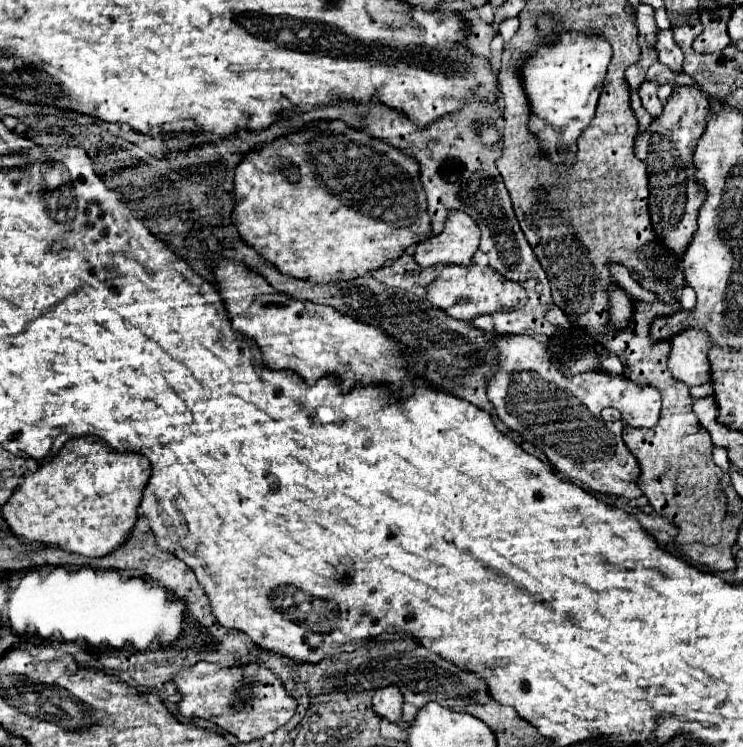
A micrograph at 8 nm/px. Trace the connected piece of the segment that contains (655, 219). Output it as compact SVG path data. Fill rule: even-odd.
M674 88L670 100L664 104L662 114L652 120L646 132L638 132L636 136L636 156L648 168L648 210L652 228L656 238L676 260L684 256L690 240L696 234L698 208L706 198L706 190L694 180L694 150L698 138L706 130L708 108L708 96L700 88Z

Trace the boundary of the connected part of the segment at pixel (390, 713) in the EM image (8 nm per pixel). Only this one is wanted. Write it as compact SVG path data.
M396 684L376 690L376 694L372 698L372 706L374 706L376 714L390 720L390 722L400 722L400 718L402 718L402 702L404 702L404 698L402 698Z

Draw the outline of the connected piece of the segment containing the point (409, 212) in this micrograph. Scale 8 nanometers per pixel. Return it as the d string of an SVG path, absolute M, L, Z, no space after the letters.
M346 128L344 134L318 136L314 140L302 142L302 144L290 142L286 136L280 136L272 144L264 144L262 150L250 150L248 154L244 154L244 158L234 168L234 196L236 196L236 206L232 210L232 222L234 222L240 238L248 246L252 246L258 254L262 254L282 274L292 276L292 278L304 278L314 284L332 282L332 280L350 280L350 278L362 276L366 272L372 272L378 266L384 266L386 260L398 258L408 246L418 244L430 236L430 218L426 212L426 194L424 194L422 182L420 182L418 162L414 158L406 156L402 150L390 146L388 142L384 142L380 138L372 138L366 132L356 130L356 128Z

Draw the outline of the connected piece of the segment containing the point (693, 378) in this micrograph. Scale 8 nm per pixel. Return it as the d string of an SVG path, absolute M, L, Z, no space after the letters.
M686 330L672 338L672 350L668 354L668 370L674 380L682 380L688 386L702 386L710 382L708 362L710 340L702 330Z

